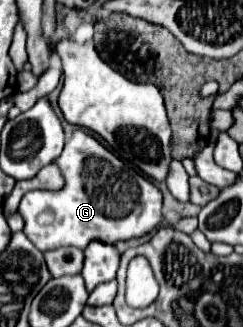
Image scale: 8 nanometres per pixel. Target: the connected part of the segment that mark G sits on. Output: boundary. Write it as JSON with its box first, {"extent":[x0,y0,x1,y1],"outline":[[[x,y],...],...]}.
{"extent":[17,129,163,251],"outline":[[[77,129],[71,135],[71,139],[65,143],[63,153],[53,163],[59,167],[65,179],[65,185],[59,191],[35,189],[35,191],[25,193],[17,209],[25,221],[23,233],[31,239],[31,243],[39,251],[51,251],[57,247],[85,249],[87,243],[93,239],[101,239],[105,243],[117,243],[121,239],[141,237],[163,221],[161,191],[151,181],[147,181],[143,175],[127,167],[119,157],[115,157],[109,149],[105,149],[95,137],[91,137],[83,129]]]}

